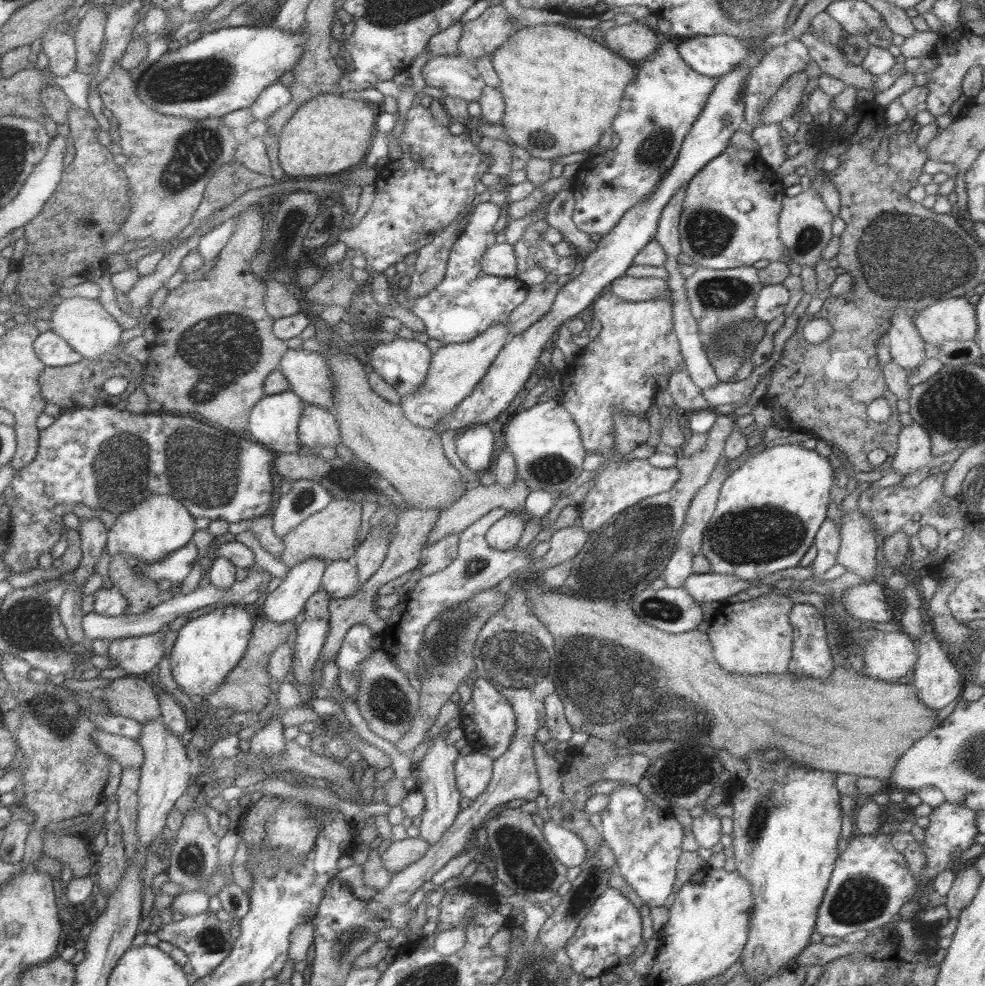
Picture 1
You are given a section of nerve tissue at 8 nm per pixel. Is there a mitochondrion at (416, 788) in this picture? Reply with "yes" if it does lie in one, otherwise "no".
no

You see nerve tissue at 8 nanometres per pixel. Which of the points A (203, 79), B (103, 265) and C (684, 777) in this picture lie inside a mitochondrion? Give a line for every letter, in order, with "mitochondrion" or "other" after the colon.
A: mitochondrion
B: other
C: mitochondrion

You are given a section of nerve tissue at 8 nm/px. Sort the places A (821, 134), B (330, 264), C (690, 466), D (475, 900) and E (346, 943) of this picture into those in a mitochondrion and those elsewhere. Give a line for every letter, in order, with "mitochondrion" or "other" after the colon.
A: other
B: other
C: other
D: other
E: mitochondrion

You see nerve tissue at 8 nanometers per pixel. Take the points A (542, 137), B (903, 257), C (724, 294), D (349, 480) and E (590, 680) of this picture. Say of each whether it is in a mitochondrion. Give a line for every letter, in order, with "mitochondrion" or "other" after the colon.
A: mitochondrion
B: mitochondrion
C: mitochondrion
D: mitochondrion
E: mitochondrion

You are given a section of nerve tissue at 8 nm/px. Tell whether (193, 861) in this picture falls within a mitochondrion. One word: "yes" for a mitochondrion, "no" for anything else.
yes

